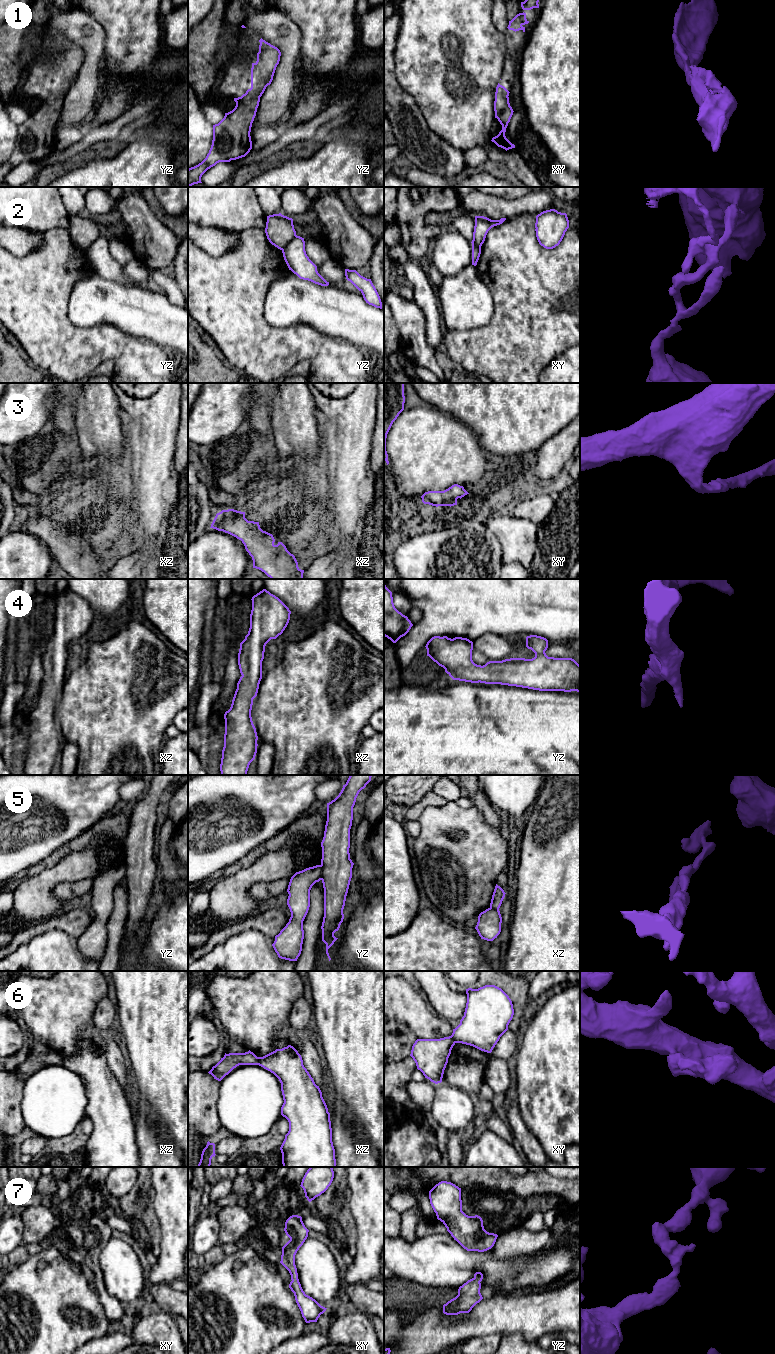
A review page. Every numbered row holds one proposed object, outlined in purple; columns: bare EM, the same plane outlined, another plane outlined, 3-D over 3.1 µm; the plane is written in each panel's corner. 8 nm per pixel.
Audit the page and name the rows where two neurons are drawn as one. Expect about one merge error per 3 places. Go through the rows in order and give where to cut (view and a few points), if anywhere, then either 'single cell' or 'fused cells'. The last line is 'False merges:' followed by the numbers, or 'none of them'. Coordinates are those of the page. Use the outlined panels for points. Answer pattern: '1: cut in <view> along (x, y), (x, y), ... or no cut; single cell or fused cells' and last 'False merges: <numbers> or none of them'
1: no cut; single cell
2: cut in yz along (296, 235), (282, 250); fused cells
3: no cut; single cell
4: no cut; single cell
5: cut in yz along (320, 865), (321, 879); fused cells
6: cut in xz along (257, 1057), (258, 1064); fused cells
7: no cut; single cell
False merges: 2, 5, 6

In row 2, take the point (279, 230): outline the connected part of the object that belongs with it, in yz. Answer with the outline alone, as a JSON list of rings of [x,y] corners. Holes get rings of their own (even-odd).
[[[279,214],[267,216],[265,233],[269,242],[280,250],[296,237],[293,219]]]

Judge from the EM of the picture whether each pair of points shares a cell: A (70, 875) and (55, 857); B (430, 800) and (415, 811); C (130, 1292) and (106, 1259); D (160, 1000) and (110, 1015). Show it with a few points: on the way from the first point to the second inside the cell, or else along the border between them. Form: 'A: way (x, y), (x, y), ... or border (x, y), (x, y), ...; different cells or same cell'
A: border (79, 850), (70, 852), (38, 874); different cells
B: way (426, 801), (419, 807); same cell
C: way (127, 1284), (124, 1277), (114, 1267); same cell
D: border (115, 1005), (117, 1018); different cells

